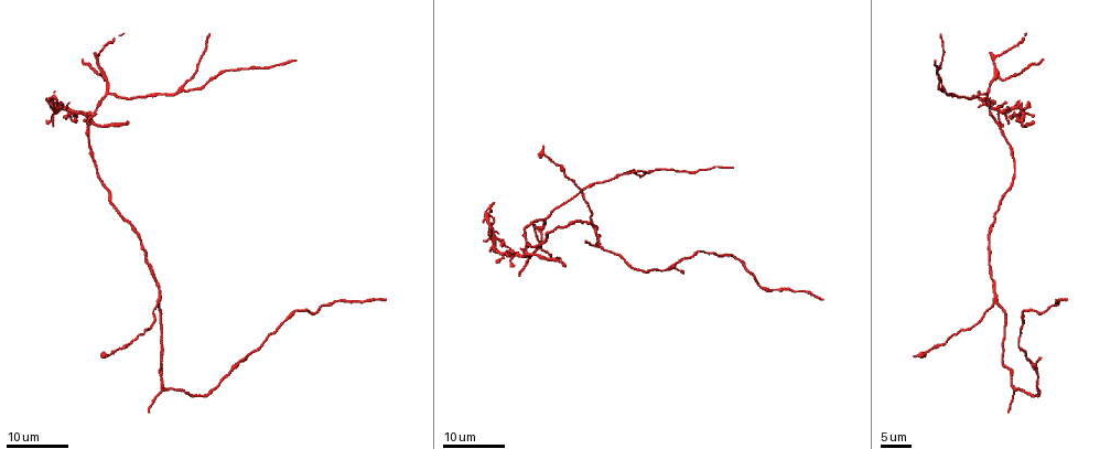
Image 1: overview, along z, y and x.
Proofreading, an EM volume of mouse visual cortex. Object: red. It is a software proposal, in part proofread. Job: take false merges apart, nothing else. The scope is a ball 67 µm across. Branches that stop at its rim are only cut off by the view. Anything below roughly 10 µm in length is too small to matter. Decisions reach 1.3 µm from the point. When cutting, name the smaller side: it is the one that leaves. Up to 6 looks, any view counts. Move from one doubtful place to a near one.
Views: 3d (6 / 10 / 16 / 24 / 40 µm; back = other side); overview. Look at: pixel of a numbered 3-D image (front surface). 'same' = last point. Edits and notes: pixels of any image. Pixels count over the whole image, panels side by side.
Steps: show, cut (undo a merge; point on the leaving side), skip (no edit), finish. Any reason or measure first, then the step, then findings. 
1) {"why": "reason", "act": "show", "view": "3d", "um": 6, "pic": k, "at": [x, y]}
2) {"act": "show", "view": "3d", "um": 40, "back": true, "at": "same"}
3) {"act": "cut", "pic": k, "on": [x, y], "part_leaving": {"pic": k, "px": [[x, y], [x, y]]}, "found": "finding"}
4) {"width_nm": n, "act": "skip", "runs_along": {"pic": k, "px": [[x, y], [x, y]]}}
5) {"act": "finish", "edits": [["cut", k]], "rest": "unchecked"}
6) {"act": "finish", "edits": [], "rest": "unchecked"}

{"why": "thick turns thin", "act": "show", "view": "3d", "um": 24, "pic": 1, "at": [696, 251]}

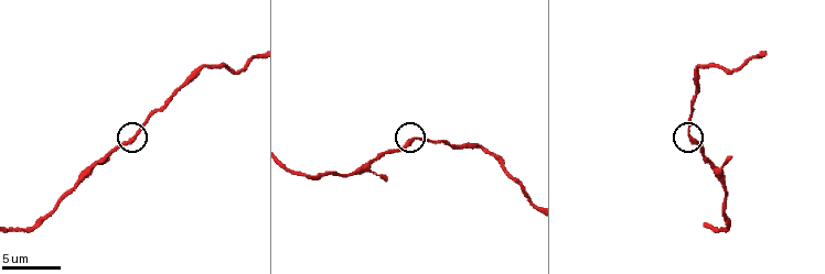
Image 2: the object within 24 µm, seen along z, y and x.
{"why": "zoom in", "act": "show", "view": "3d", "um": 6, "pic": 2, "at": [410, 138]}

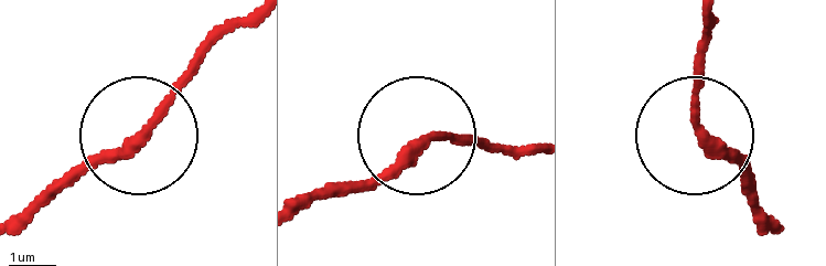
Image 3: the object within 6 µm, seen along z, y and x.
{"act": "skip", "runs_along": {"pic": 3, "px": [[299, 210], [371, 182], [422, 139], [485, 139]]}, "found": "all the same neuron"}

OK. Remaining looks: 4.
{"why": "thin arm on a thick one", "act": "show", "view": "3d", "um": 16, "pic": 1, "at": [160, 305]}

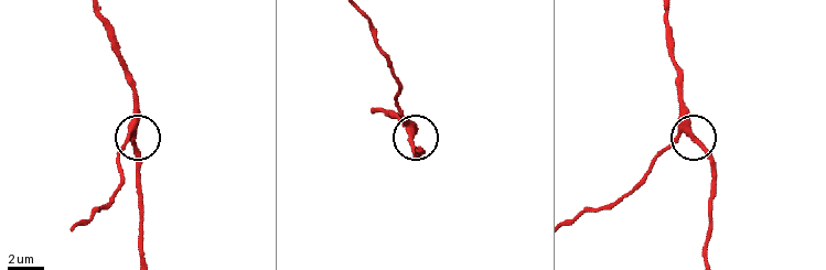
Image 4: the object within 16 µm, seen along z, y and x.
{"why": "closer look", "act": "show", "view": "3d", "um": 6, "pic": 4, "at": [688, 134]}

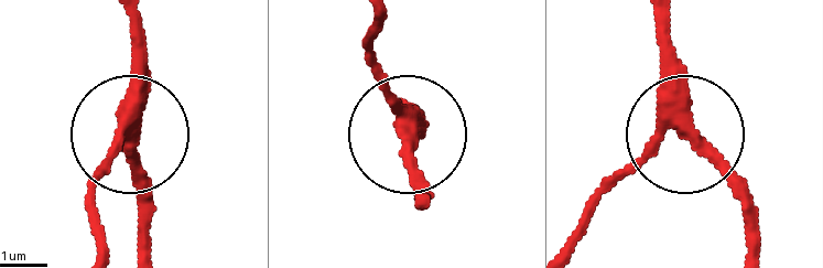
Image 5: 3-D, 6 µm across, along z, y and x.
{"side_arm_um": 20, "act": "skip", "runs_along": {"pic": 5, "px": [[131, 22], [136, 128], [88, 207]]}, "found": "continuous, no second neuron"}

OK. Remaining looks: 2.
{"why": "arms part here", "act": "show", "view": "3d", "um": 16, "pic": 1, "at": [986, 91]}

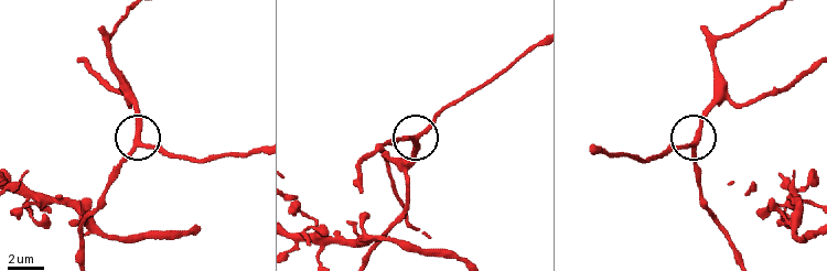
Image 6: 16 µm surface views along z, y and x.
{"act": "show", "view": "3d", "um": 10, "pic": 6, "at": [416, 140]}

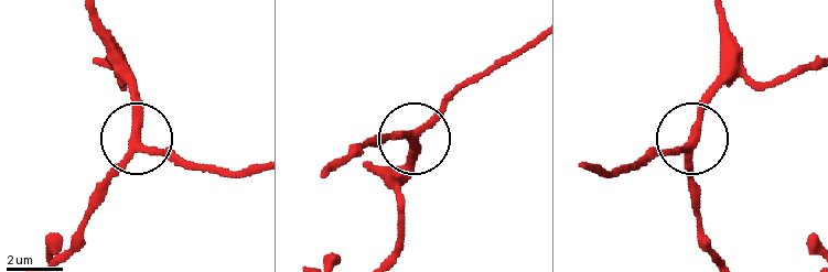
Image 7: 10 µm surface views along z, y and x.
{"width_nm": 270, "act": "skip", "runs_along": {"pic": 7, "px": [[57, 256], [124, 156], [133, 128], [133, 73]]}, "found": "one neuron here"}

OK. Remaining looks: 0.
{"act": "finish", "edits": [], "rest": "unchecked"}

